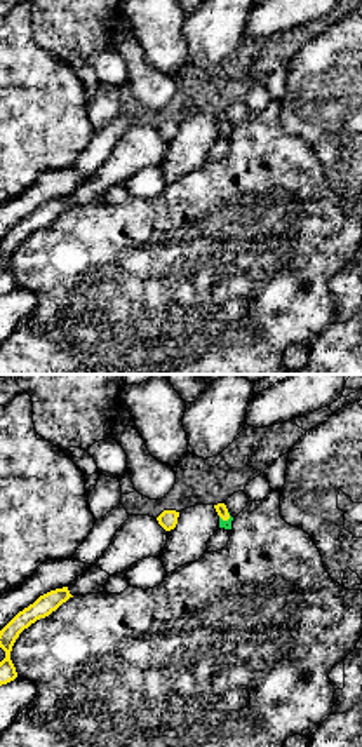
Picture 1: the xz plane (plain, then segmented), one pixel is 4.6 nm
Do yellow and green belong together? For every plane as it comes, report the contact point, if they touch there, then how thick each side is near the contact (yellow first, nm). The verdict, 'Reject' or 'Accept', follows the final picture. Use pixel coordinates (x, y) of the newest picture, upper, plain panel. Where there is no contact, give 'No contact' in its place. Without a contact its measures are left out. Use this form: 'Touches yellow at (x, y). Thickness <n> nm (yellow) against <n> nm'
Touches yellow at (225, 129). Thickness 50 nm (yellow) against 50 nm

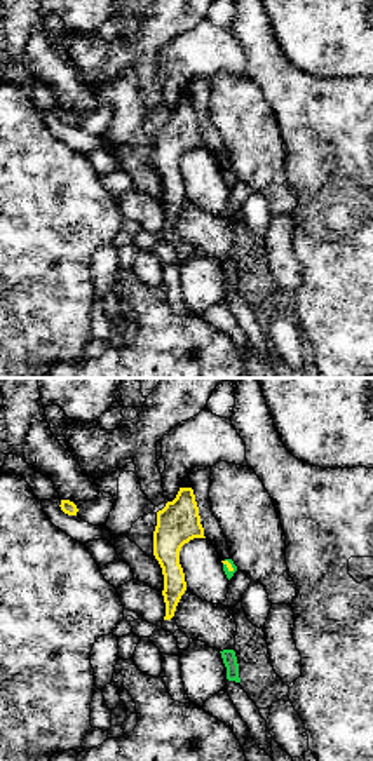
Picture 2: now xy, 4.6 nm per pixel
Touches yellow at (227, 176). Thickness 20 nm (yellow) against 30 nm

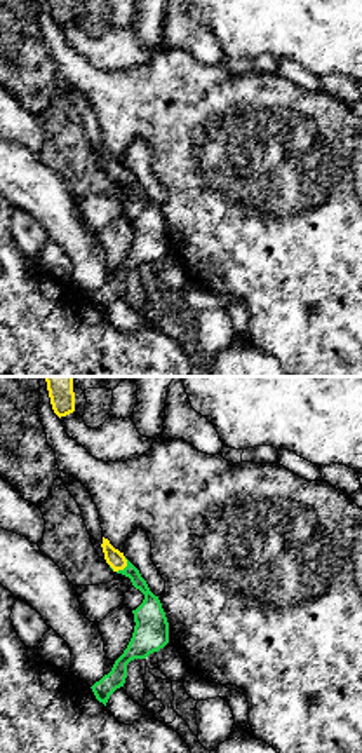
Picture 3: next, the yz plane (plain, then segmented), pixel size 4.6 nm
Touches yellow at (124, 176). Thickness 80 nm (yellow) against 130 nm

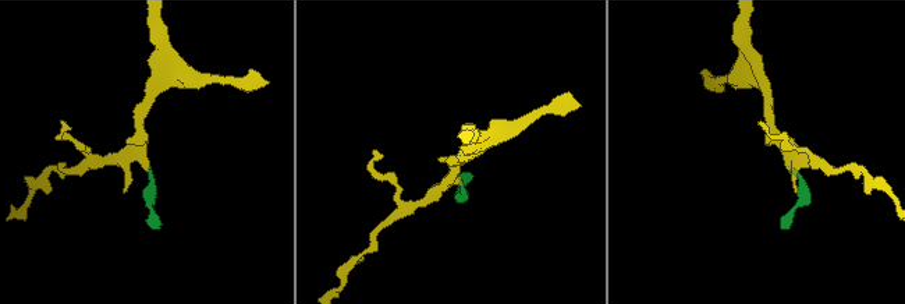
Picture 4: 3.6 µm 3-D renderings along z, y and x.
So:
Accept

